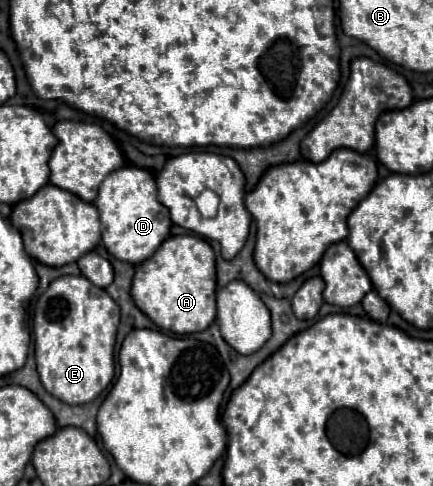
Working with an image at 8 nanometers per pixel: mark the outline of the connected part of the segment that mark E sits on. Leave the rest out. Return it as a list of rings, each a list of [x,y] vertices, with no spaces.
[[[65,275],[51,281],[49,289],[35,303],[33,335],[35,335],[35,359],[43,387],[57,399],[69,405],[83,405],[99,397],[115,377],[115,339],[119,327],[119,305],[107,295],[105,289],[95,287],[85,277]]]

